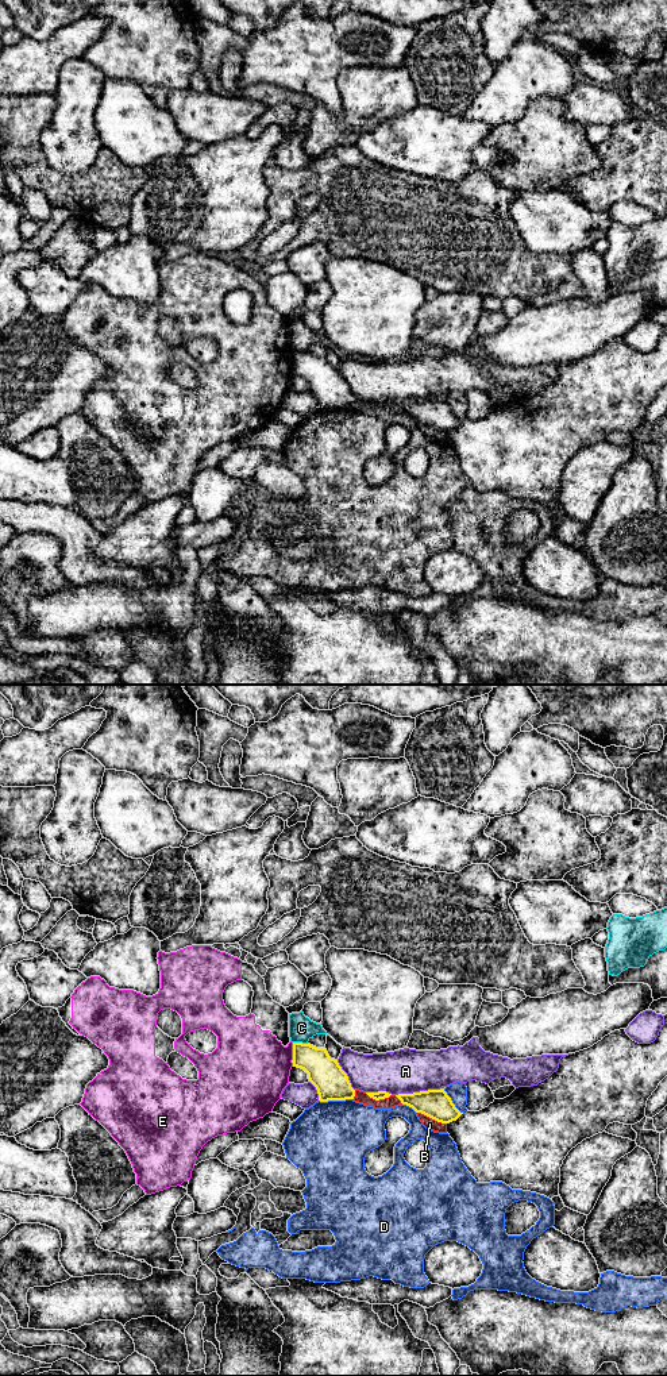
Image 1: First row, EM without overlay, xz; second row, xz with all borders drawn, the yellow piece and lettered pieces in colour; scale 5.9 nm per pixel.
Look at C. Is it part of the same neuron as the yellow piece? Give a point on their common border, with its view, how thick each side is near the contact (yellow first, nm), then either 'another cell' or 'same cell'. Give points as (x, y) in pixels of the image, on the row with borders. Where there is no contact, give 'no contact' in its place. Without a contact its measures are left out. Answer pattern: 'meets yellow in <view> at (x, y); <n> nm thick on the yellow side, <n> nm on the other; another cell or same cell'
meets yellow in xz at (300, 1043); 200 nm thick on the yellow side, 150 nm on the other; another cell

